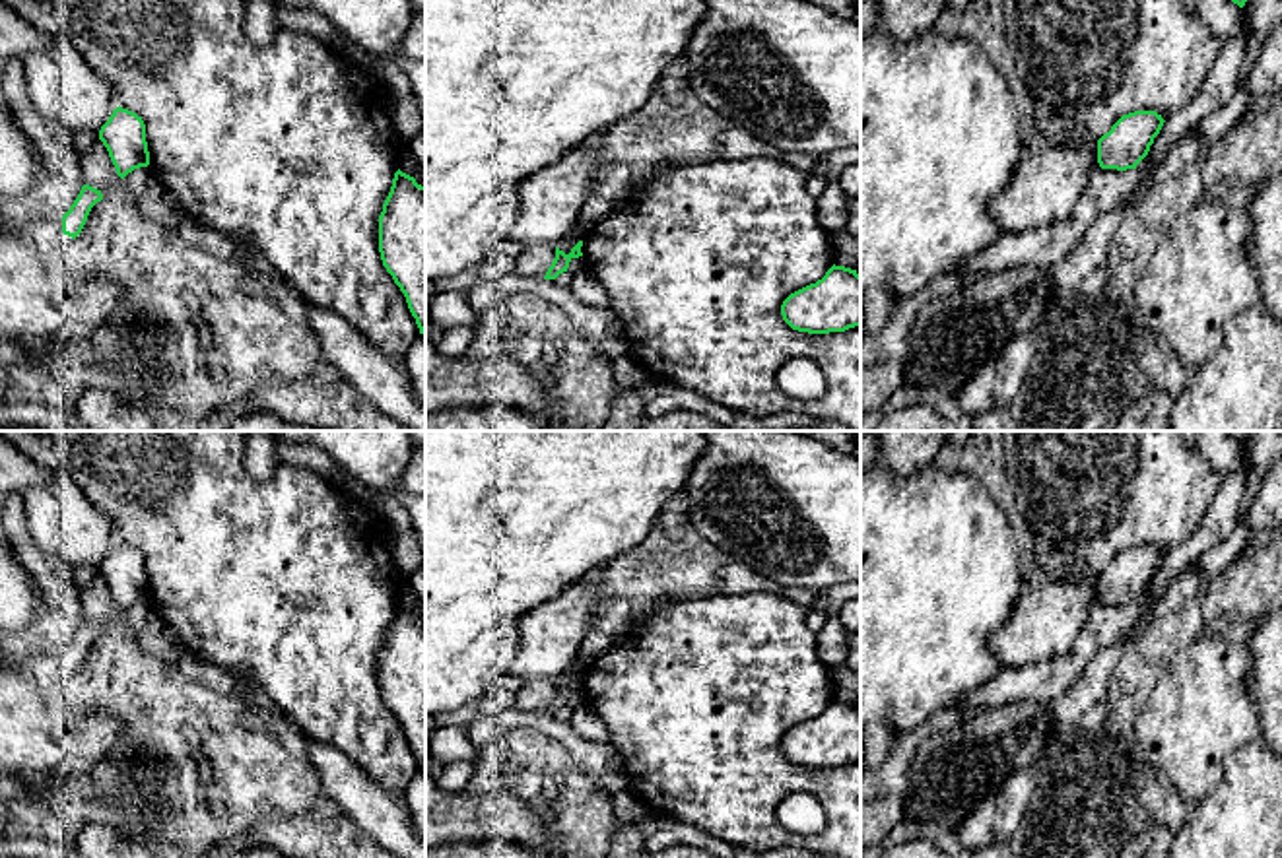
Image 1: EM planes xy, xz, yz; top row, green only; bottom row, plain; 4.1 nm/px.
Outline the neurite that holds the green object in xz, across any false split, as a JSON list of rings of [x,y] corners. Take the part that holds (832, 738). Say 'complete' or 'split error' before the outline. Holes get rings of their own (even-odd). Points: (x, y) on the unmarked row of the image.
complete; [[[833,699],[822,714],[791,728],[781,740],[781,749],[793,765],[808,769],[860,761],[860,710]]]

